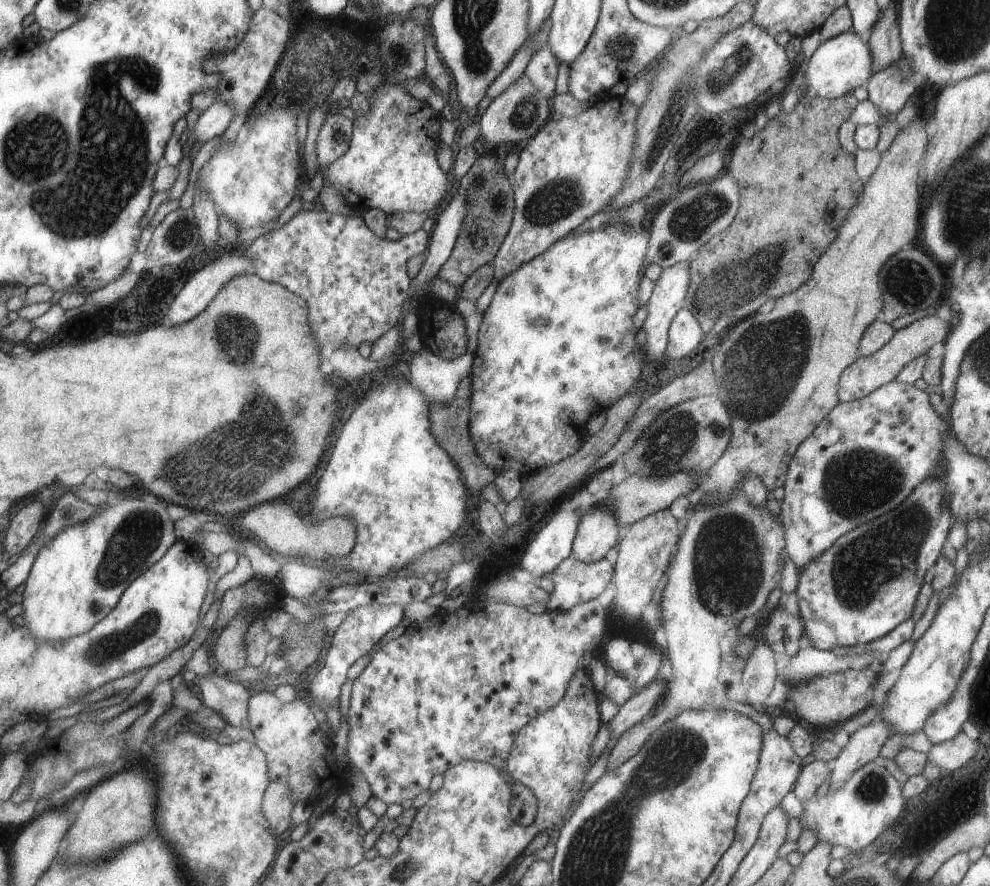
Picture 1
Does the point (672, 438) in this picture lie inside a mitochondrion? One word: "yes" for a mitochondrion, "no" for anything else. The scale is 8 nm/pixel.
yes

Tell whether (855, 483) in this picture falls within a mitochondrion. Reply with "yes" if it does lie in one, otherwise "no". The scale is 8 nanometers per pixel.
yes

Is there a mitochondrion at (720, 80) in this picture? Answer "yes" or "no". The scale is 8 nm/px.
yes

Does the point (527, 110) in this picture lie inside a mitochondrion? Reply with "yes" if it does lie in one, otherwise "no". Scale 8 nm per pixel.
yes

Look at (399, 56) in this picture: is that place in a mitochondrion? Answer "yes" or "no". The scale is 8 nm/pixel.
yes

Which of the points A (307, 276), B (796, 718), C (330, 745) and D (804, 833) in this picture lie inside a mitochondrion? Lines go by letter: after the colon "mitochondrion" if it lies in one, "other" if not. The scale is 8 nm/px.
A: other
B: other
C: other
D: other

